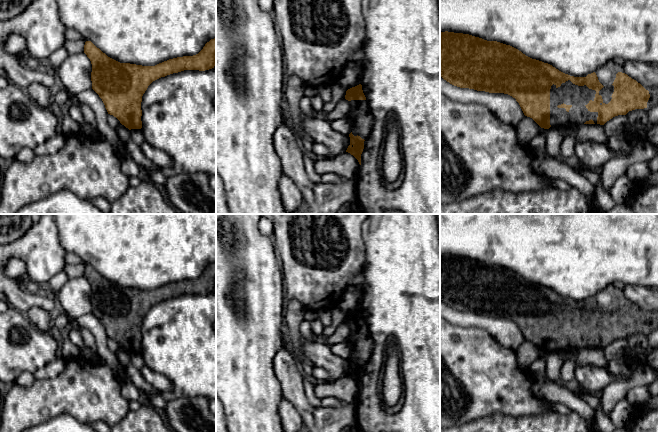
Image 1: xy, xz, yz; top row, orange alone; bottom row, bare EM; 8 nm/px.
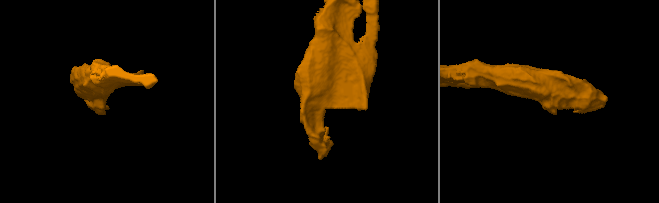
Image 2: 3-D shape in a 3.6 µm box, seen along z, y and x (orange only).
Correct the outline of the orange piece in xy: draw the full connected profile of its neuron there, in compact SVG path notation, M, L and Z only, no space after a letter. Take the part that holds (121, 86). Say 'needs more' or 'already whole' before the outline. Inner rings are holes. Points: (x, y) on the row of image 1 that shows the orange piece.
already whole; M216 38L205 44L196 55L169 59L155 66L142 66L130 63L120 63L103 53L91 41L86 41L84 53L92 64L92 89L102 99L108 114L116 117L129 130L142 128L142 96L148 86L155 80L184 70L205 71L214 68L216 55Z

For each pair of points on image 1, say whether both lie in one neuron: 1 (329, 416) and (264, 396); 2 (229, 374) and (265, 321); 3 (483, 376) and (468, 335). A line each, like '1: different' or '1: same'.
1: different
2: same
3: same

